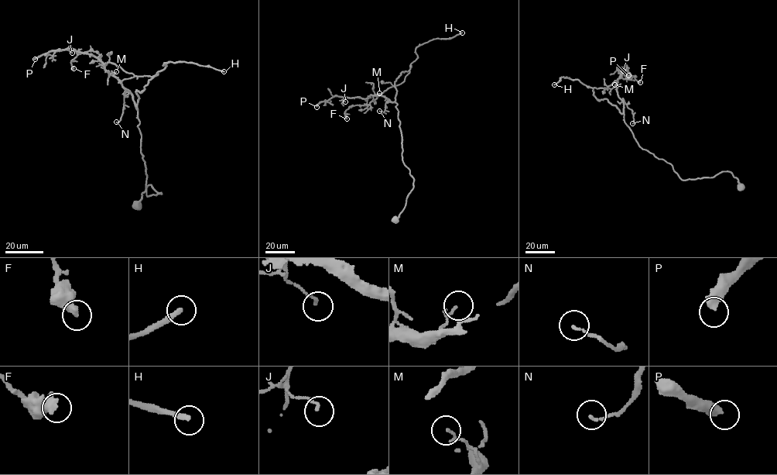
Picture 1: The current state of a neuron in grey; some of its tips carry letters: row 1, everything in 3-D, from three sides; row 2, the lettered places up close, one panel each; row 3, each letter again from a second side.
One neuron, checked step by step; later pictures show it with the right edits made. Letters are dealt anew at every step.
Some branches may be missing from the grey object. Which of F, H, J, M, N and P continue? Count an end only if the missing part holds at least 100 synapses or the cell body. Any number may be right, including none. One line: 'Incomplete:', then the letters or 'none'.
Incomplete: H, P

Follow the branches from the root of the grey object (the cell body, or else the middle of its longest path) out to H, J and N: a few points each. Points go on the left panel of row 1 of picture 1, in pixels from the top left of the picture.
H: (135, 203), (149, 184), (162, 194), (146, 194), (136, 90), (142, 91), (164, 63), (190, 62), (224, 71)
J: (135, 203), (149, 184), (162, 194), (146, 194), (145, 166), (133, 95), (97, 58), (70, 48), (72, 53)
N: (135, 203), (149, 184), (162, 194), (146, 194), (139, 121), (128, 91), (124, 94), (121, 119), (116, 122)

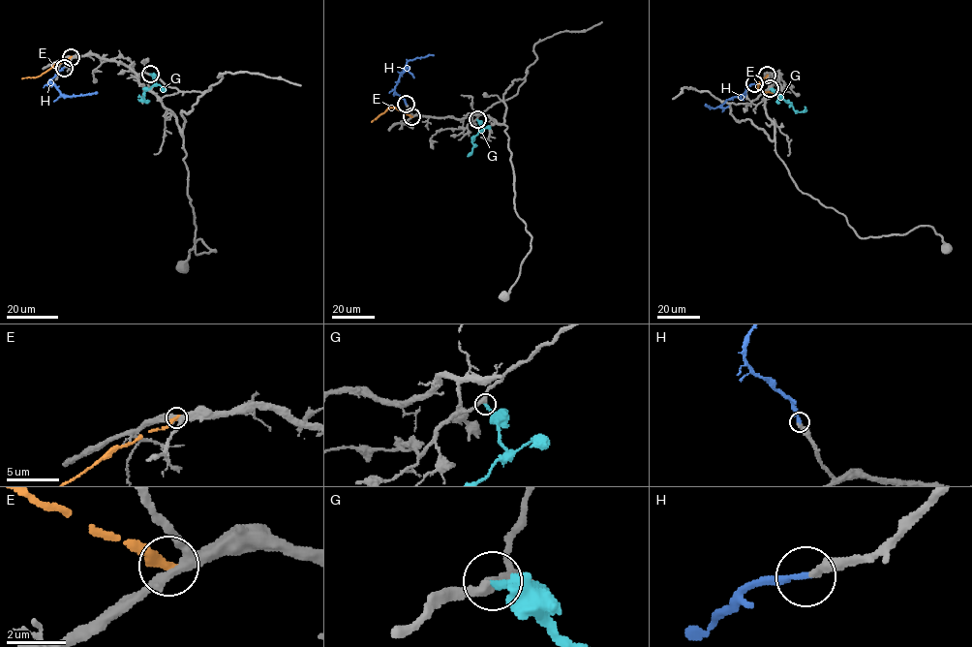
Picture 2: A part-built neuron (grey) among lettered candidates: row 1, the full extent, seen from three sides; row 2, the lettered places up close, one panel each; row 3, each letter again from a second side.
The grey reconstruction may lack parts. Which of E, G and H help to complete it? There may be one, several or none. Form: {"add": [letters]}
{"add": ["G", "H"]}

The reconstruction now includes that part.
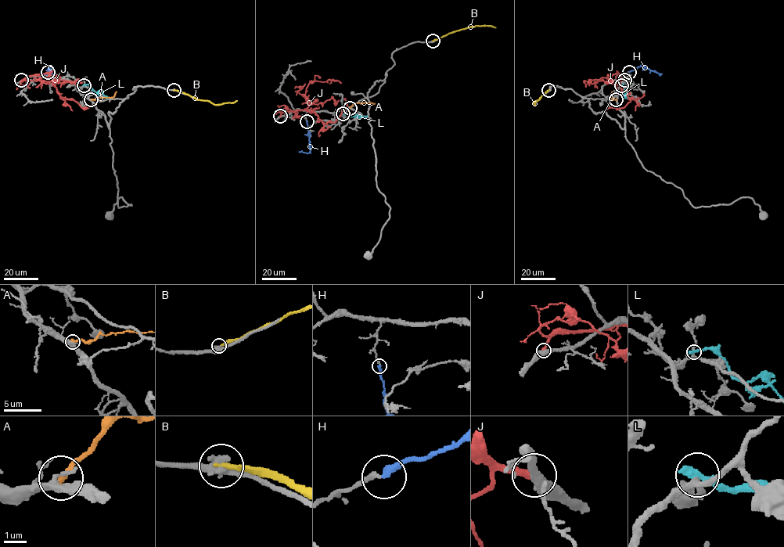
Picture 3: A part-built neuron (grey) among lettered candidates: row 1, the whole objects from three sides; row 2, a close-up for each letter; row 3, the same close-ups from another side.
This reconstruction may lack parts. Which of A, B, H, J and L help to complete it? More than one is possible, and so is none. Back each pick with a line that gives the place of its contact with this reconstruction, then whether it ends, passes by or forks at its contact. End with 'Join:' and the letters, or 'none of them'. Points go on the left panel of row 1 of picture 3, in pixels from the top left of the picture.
H: contact (48, 72); it ends
Join: H

